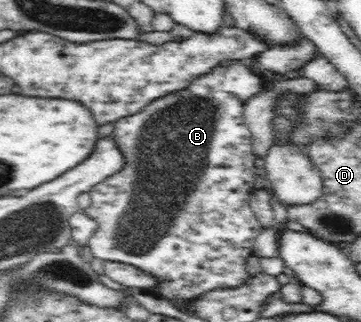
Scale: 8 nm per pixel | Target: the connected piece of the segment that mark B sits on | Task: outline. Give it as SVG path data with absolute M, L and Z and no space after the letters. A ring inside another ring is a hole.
M235 59L221 60L220 64L217 64L212 71L204 73L197 79L193 79L187 90L152 101L147 107L141 108L139 112L135 112L132 116L125 116L113 122L113 131L110 134L110 138L114 141L114 145L117 146L118 152L124 157L121 169L118 169L115 175L111 175L101 183L95 184L88 191L91 199L89 206L78 209L78 211L89 214L91 218L95 218L96 225L100 227L88 239L87 244L91 247L91 253L99 259L137 266L137 269L150 275L158 282L153 291L150 291L150 289L145 289L144 291L154 293L160 298L167 300L173 297L190 300L191 298L201 297L202 294L213 289L225 289L227 287L225 285L227 277L213 277L213 273L221 273L225 269L209 269L207 267L207 265L211 265L209 259L219 259L217 265L221 265L223 261L229 261L235 267L239 267L239 263L243 265L245 259L253 254L255 239L263 230L253 213L251 204L253 193L253 185L251 183L253 183L253 177L255 177L255 169L253 169L255 155L252 152L252 133L244 118L245 103L253 100L253 97L260 95L263 91L263 74L257 74L253 68L249 67L247 61Z

